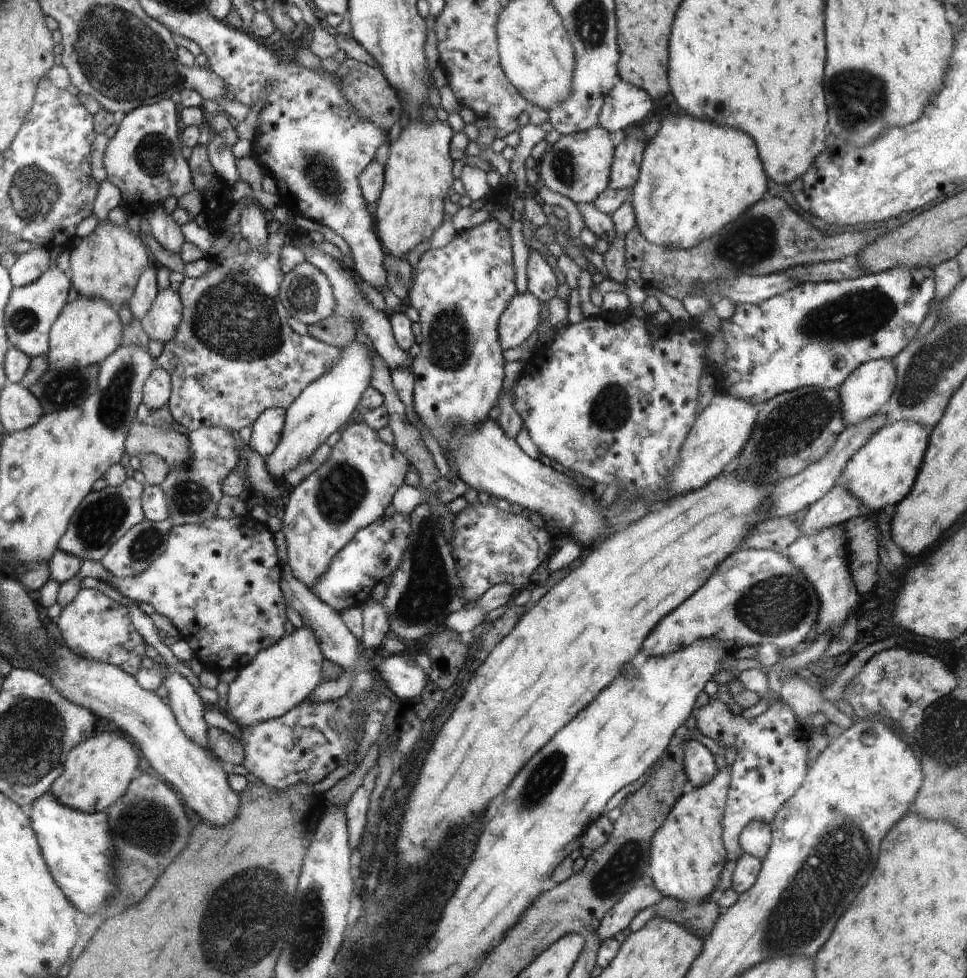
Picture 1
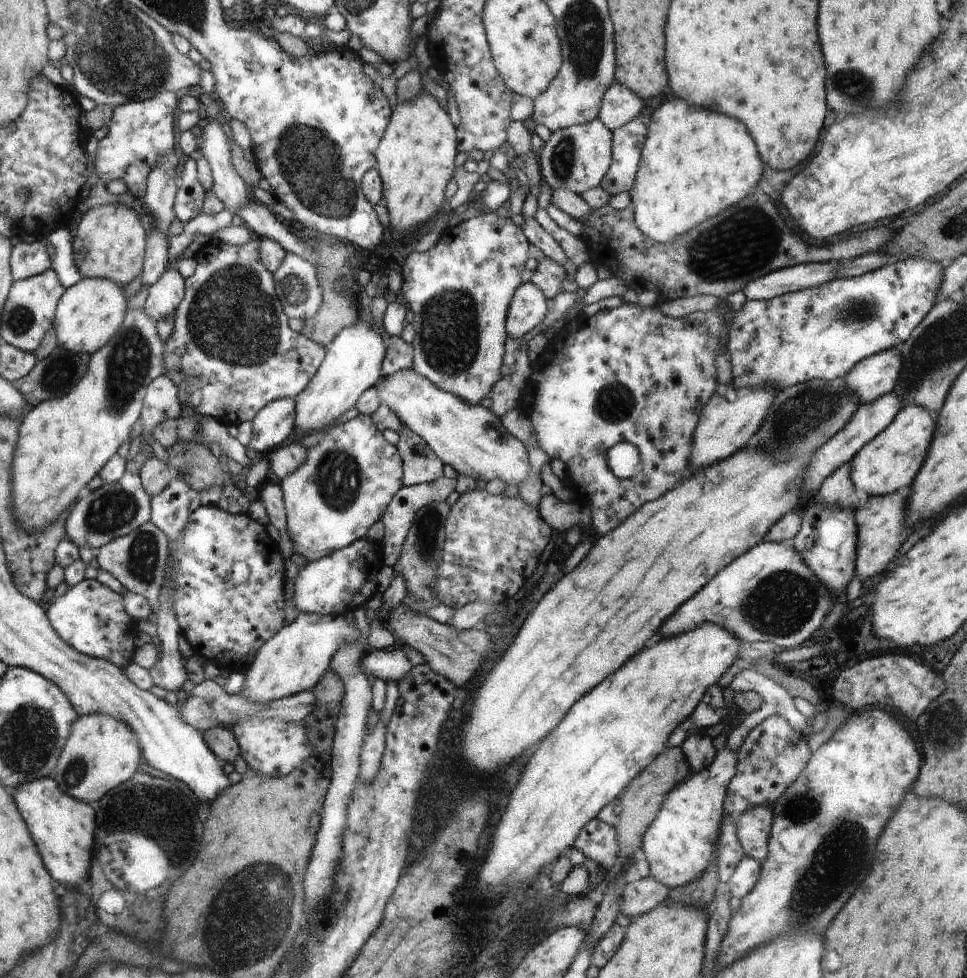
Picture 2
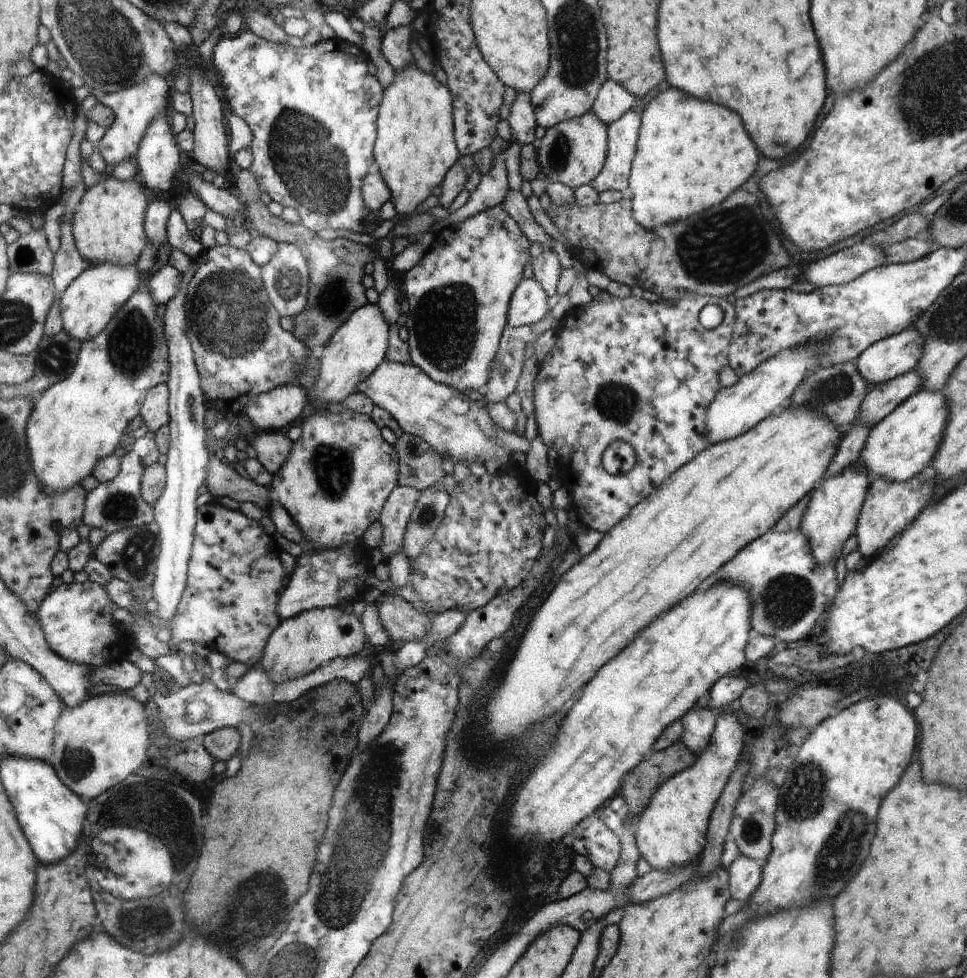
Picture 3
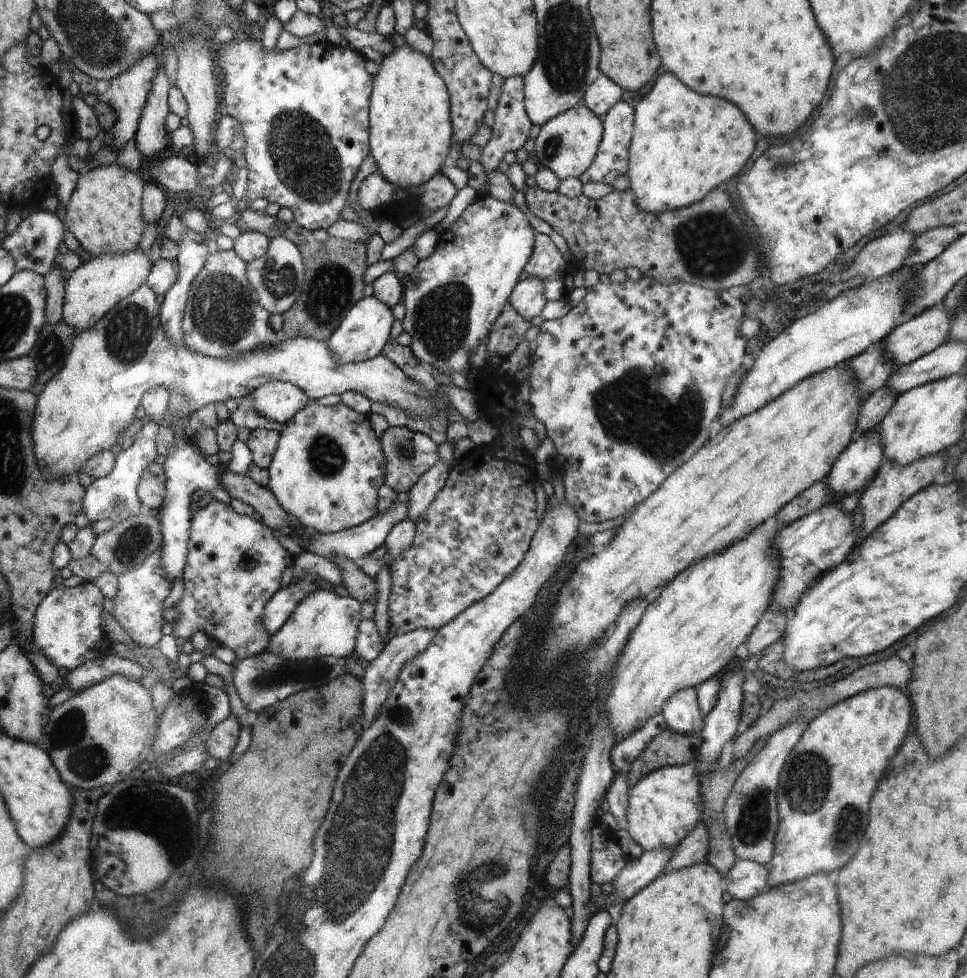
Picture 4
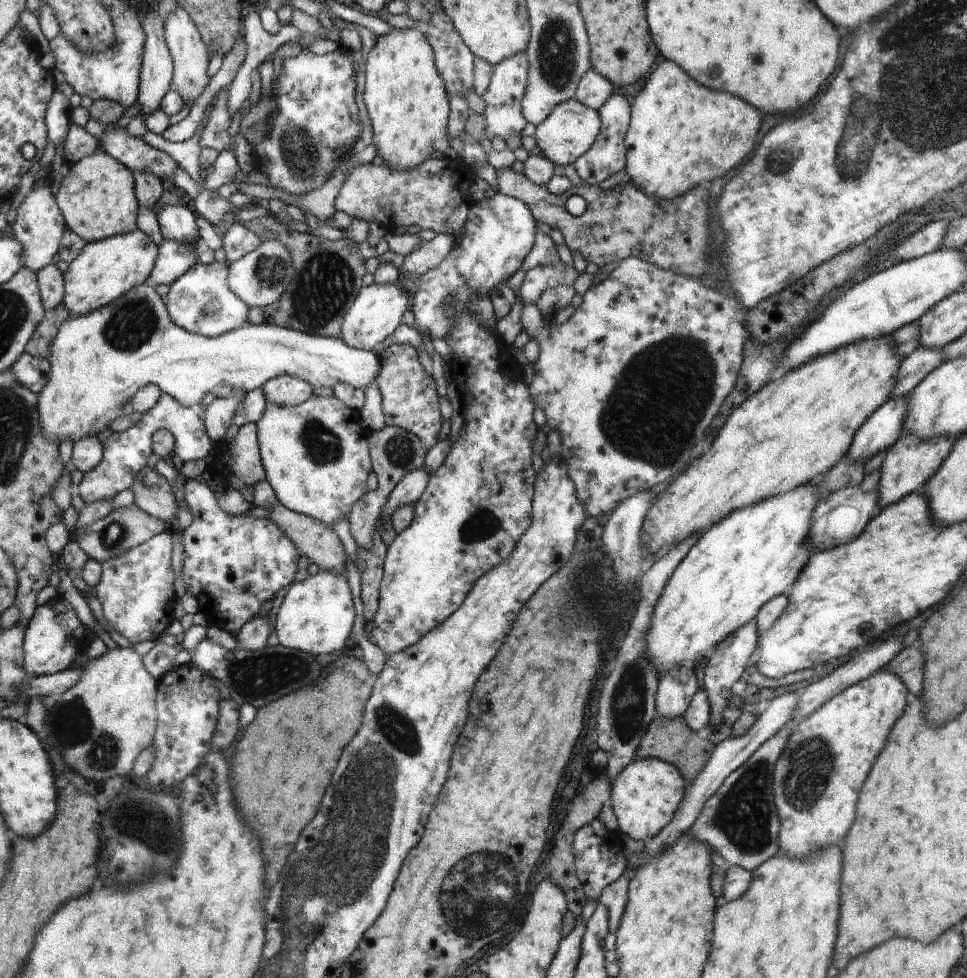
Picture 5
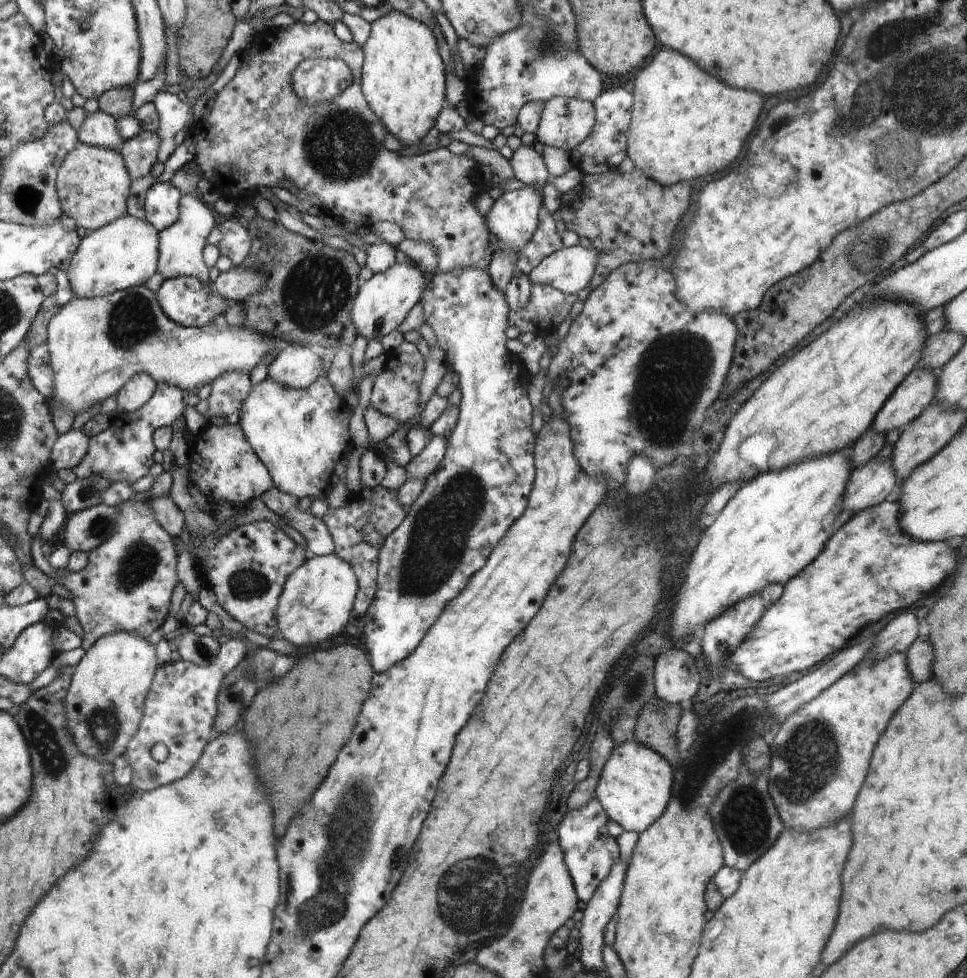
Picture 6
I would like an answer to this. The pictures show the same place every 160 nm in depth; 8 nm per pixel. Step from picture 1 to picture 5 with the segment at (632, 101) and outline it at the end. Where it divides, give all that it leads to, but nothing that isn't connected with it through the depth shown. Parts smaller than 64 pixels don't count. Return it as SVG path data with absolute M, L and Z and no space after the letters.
M591 67L590 71L582 76L582 81L578 84L576 95L573 98L587 108L598 111L598 108L601 108L602 104L605 104L606 100L613 95L612 90L612 82Z

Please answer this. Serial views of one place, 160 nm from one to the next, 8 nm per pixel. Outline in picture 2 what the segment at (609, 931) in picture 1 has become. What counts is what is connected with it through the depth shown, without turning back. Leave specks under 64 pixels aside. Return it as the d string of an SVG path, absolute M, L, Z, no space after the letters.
M650 875L647 878L634 876L622 891L619 914L624 914L631 920L646 914L669 898L670 889L668 884L658 878L654 879L654 876Z

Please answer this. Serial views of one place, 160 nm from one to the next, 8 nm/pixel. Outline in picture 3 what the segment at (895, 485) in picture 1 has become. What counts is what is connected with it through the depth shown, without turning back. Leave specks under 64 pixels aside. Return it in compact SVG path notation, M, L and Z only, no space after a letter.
M919 390L870 430L859 456L868 480L873 476L906 482L924 470L937 453L948 418L947 401L942 392Z

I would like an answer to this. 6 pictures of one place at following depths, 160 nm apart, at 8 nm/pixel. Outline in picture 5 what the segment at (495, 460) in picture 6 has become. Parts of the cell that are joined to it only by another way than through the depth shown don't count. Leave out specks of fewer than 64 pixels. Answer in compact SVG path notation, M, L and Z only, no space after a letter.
M471 309L469 312L458 314L458 319L454 320L454 329L448 336L447 344L452 349L452 362L460 362L462 367L462 376L458 381L458 386L463 391L463 406L461 408L463 425L459 431L456 442L451 446L450 452L442 466L432 472L429 476L428 485L422 494L422 497L416 502L414 508L414 520L410 522L408 528L404 528L402 532L398 532L392 544L389 546L389 551L386 552L384 579L381 583L380 603L378 604L377 615L372 618L372 623L367 625L367 637L382 654L386 656L397 655L398 652L405 651L406 648L413 647L420 638L423 638L432 628L437 628L454 610L458 610L464 602L464 598L468 592L472 590L474 582L482 579L486 572L490 572L492 568L496 568L500 562L504 562L516 548L520 536L525 535L526 530L532 524L532 506L531 501L534 493L534 468L532 468L532 444L536 443L538 427L532 418L534 412L534 400L530 400L530 394L504 394L490 390L490 382L492 382L492 372L502 372L503 367L500 363L505 361L512 355L511 346L507 344L502 337L497 333L497 330L487 328L482 324L482 318L476 316L476 312Z

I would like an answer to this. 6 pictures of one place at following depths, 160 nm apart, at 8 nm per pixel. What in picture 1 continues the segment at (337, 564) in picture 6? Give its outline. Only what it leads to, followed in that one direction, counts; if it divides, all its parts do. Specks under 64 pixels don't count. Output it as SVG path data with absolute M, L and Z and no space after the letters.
M302 626L292 629L290 633L282 636L277 643L270 644L253 659L248 667L238 671L236 678L229 684L227 714L242 727L250 727L269 720L280 719L288 711L292 711L300 703L304 703L324 679L323 664L325 655L312 628Z

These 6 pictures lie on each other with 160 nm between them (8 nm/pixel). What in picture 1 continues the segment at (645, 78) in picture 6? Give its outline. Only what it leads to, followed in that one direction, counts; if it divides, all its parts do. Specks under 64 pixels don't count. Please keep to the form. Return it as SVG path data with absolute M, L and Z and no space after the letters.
M672 116L662 120L660 129L644 148L636 184L631 188L636 227L648 242L675 249L689 249L718 234L730 222L758 202L768 186L756 144L750 136L734 128L700 122L692 116Z

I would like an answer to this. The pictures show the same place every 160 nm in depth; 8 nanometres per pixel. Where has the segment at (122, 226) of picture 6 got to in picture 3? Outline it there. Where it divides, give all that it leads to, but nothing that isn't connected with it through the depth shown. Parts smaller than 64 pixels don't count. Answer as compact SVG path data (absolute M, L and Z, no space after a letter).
M103 263L87 267L58 299L63 332L80 342L101 335L117 312L137 293L140 275L136 263L128 266Z

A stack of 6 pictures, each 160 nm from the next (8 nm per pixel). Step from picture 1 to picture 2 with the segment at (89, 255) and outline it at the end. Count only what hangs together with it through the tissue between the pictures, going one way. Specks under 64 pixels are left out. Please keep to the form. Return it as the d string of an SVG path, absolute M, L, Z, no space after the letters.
M120 203L97 205L82 214L76 236L74 236L74 262L82 278L112 280L122 288L130 284L140 272L144 262L146 234L136 212L116 206Z

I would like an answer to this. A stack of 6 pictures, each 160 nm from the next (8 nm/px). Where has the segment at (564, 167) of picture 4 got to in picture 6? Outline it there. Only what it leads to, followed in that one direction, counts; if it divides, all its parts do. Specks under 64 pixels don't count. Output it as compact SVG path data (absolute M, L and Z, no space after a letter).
M558 95L545 102L540 126L535 132L538 146L547 144L570 154L583 140L589 138L596 126L596 106L590 101Z

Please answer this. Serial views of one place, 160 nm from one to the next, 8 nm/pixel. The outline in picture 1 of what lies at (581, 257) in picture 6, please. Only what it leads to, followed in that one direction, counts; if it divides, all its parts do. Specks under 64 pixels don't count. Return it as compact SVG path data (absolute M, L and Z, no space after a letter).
M530 292L514 295L508 310L502 314L499 324L501 347L516 348L536 330L542 304Z

